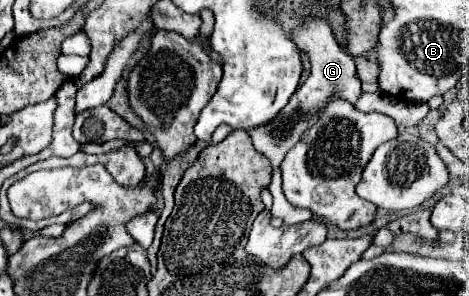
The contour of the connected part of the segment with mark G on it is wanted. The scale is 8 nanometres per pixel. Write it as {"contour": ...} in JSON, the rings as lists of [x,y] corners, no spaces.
{"contour":[[[316,17],[316,19],[306,19],[304,25],[298,25],[294,29],[294,41],[298,45],[298,49],[302,53],[308,55],[310,63],[312,63],[312,73],[310,77],[302,83],[302,87],[298,87],[298,91],[292,95],[292,99],[288,101],[288,105],[280,111],[280,115],[272,121],[272,123],[266,123],[262,127],[256,127],[250,133],[252,141],[254,141],[254,147],[262,153],[262,155],[268,155],[270,163],[272,163],[272,183],[270,183],[270,193],[274,197],[274,205],[272,205],[272,215],[274,217],[282,217],[284,219],[284,225],[296,225],[296,223],[302,223],[302,221],[308,221],[312,219],[312,211],[308,209],[298,209],[298,207],[292,207],[284,193],[282,193],[282,175],[280,175],[280,163],[282,159],[286,157],[286,153],[300,141],[302,133],[306,129],[310,129],[314,125],[314,121],[318,119],[318,113],[322,111],[322,107],[328,103],[330,95],[338,95],[350,103],[356,103],[356,99],[362,95],[362,89],[360,89],[360,81],[356,79],[356,65],[354,65],[354,57],[348,57],[336,43],[334,35],[332,35],[332,29],[330,25],[326,23],[326,19],[322,17]]]}

